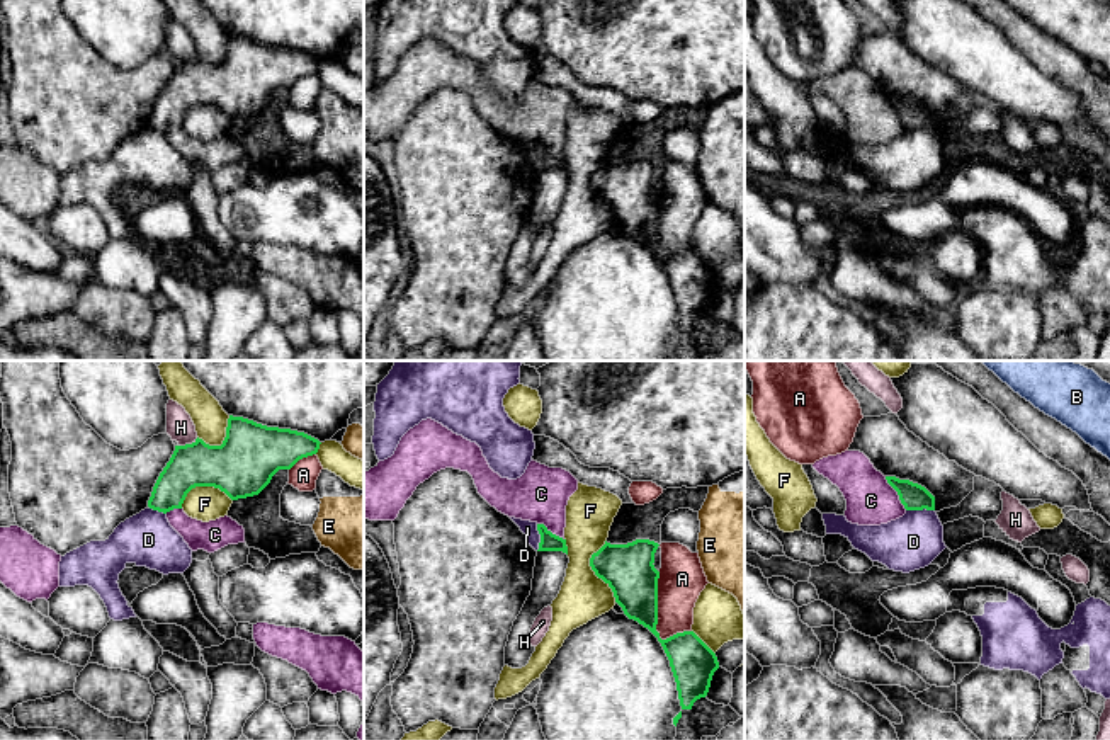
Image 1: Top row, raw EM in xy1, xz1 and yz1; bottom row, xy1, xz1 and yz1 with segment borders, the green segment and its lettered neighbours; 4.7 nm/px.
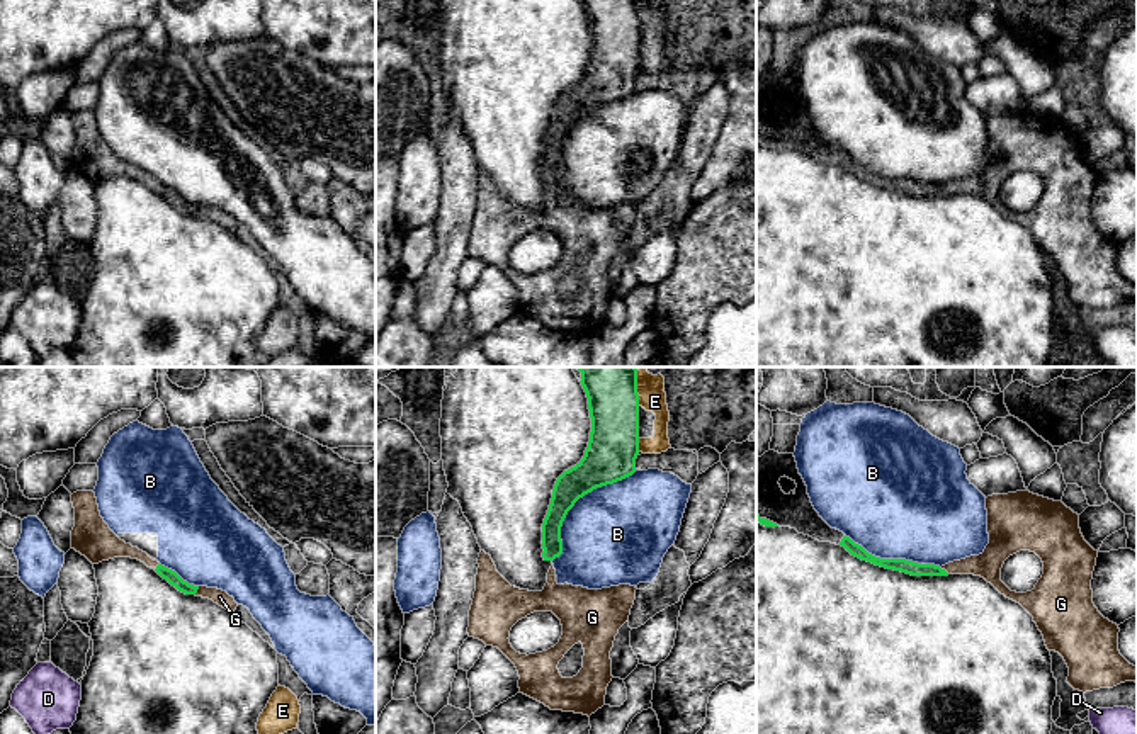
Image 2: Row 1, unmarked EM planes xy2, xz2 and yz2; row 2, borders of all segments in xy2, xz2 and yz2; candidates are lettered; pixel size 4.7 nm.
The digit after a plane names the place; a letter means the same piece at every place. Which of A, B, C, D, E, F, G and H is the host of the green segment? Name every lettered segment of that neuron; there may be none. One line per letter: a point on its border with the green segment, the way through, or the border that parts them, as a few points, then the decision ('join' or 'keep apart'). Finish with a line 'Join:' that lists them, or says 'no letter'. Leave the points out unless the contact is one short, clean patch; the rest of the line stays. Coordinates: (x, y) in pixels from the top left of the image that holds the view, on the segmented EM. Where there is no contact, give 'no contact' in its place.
A: xz1 (656, 608) | keep apart
B: xz2 (576, 500) | keep apart
C: yz1 (898, 494) | along yz1 (884, 477), (906, 509) | keep apart
D: yz1 (920, 509) | along yz1 (934, 509), (906, 511) | keep apart
E: xz2 (638, 446) | keep apart
F: xz1 (592, 569) | keep apart
G: xy2 (197, 588) | join
H: xy1 (187, 444) | keep apart
Join: G

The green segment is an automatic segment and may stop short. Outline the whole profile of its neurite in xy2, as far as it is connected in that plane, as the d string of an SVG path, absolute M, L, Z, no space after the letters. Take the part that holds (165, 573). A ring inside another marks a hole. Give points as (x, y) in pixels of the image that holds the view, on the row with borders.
M76 491L71 494L75 508L75 527L71 530L71 549L85 556L92 564L114 557L131 557L153 567L163 579L185 595L209 598L228 612L236 610L238 603L226 591L207 586L194 586L184 581L175 571L153 561L146 552L121 540L104 522L93 491Z

